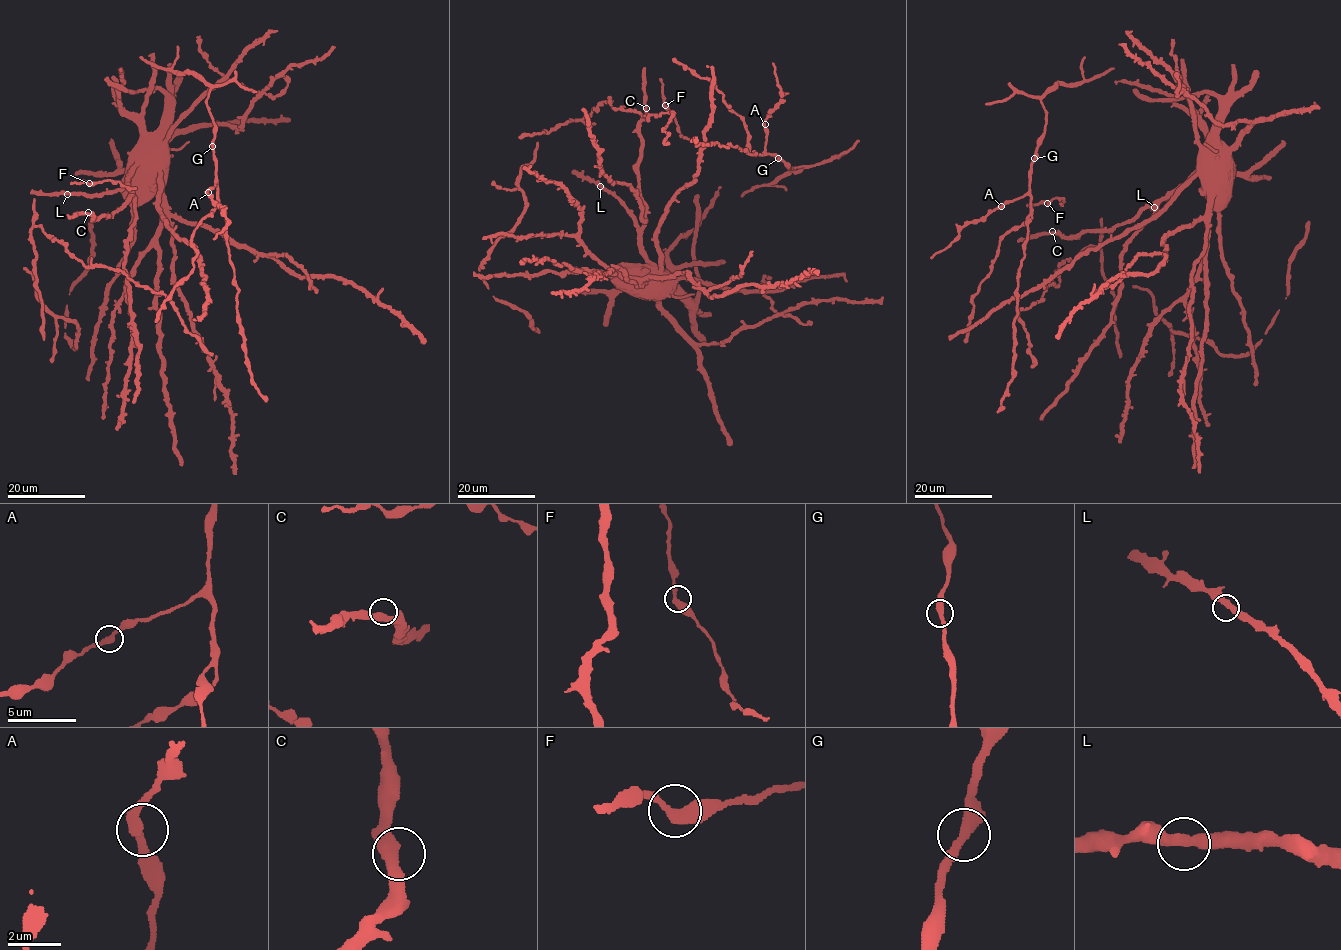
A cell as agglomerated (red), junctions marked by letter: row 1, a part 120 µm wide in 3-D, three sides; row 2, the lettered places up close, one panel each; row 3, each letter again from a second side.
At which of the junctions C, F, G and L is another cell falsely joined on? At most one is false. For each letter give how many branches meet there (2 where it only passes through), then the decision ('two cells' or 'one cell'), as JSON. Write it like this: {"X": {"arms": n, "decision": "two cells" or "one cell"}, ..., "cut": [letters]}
{"C": {"arms": 2, "decision": "one cell"}, "F": {"arms": 2, "decision": "one cell"}, "G": {"arms": 2, "decision": "one cell"}, "L": {"arms": 2, "decision": "one cell"}, "cut": []}

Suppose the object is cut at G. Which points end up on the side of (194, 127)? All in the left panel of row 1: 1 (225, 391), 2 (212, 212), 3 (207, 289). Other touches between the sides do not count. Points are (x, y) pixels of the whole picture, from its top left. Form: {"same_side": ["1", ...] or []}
{"same_side": ["1", "3"]}

